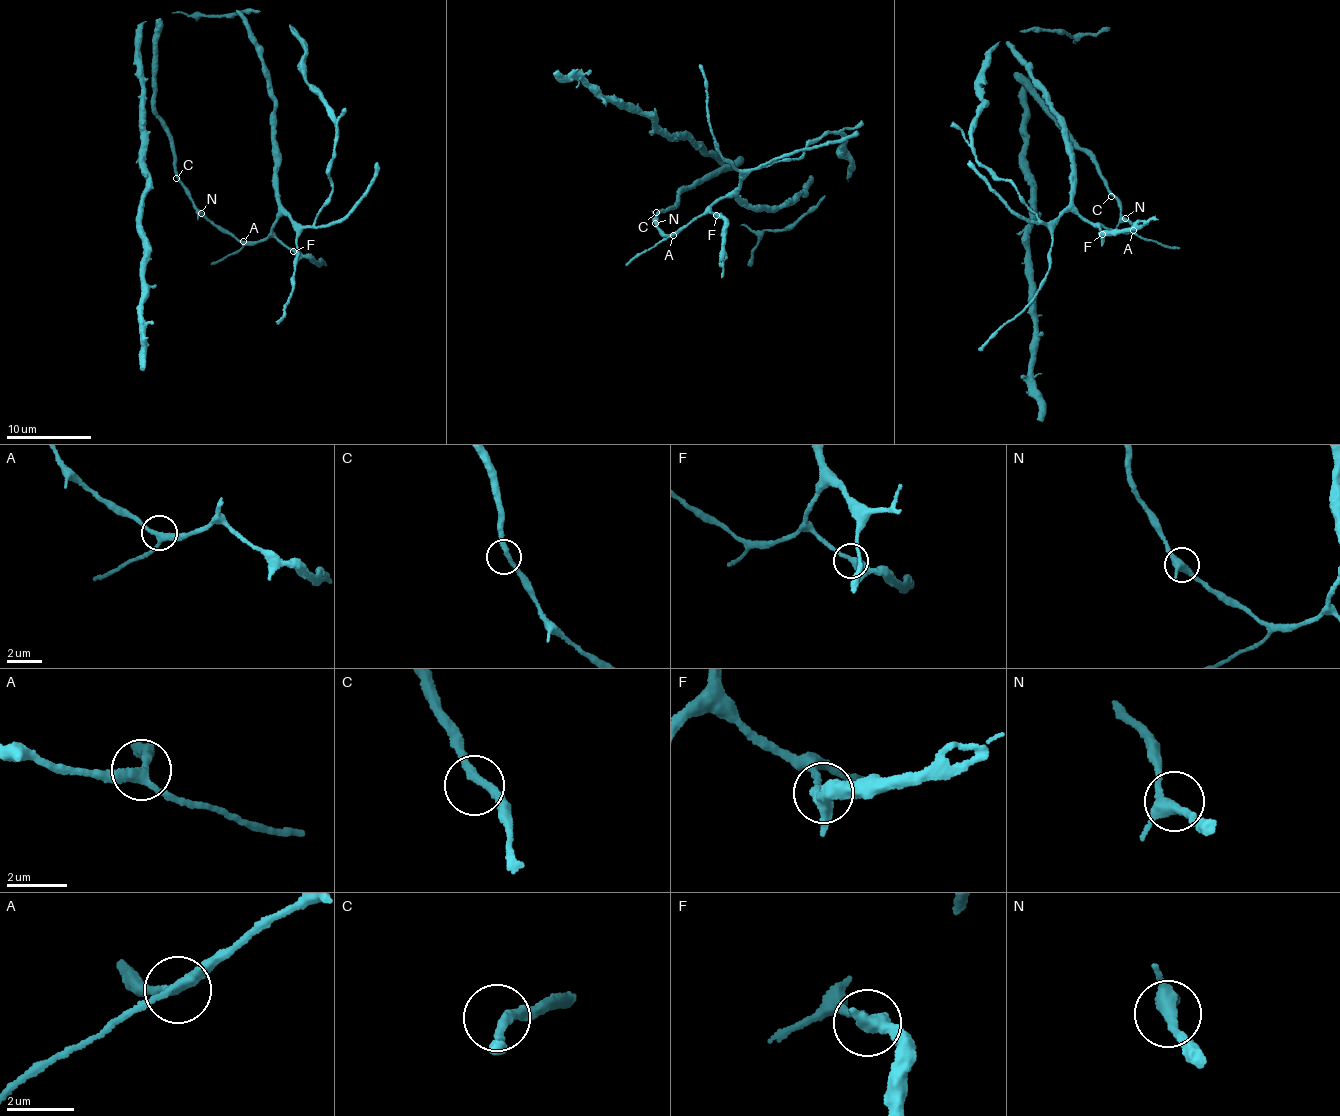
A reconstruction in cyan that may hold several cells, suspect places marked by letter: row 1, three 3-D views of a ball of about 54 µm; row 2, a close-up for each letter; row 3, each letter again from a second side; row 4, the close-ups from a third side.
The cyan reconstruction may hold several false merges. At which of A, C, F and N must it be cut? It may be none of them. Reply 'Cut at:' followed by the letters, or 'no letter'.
Cut at: no letter

